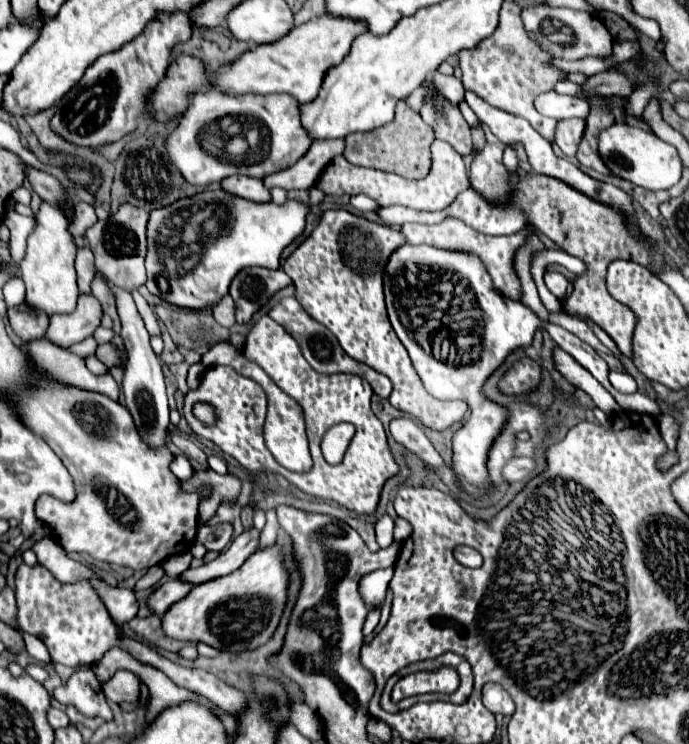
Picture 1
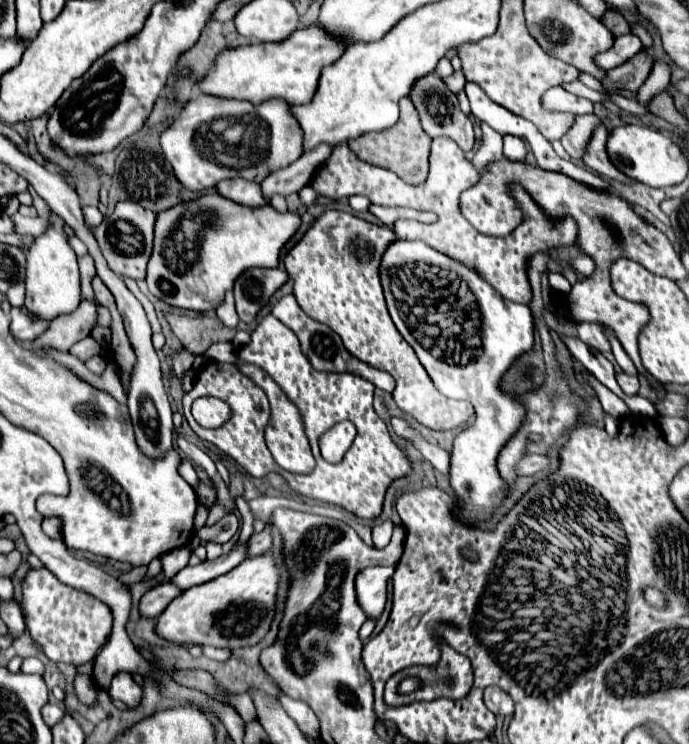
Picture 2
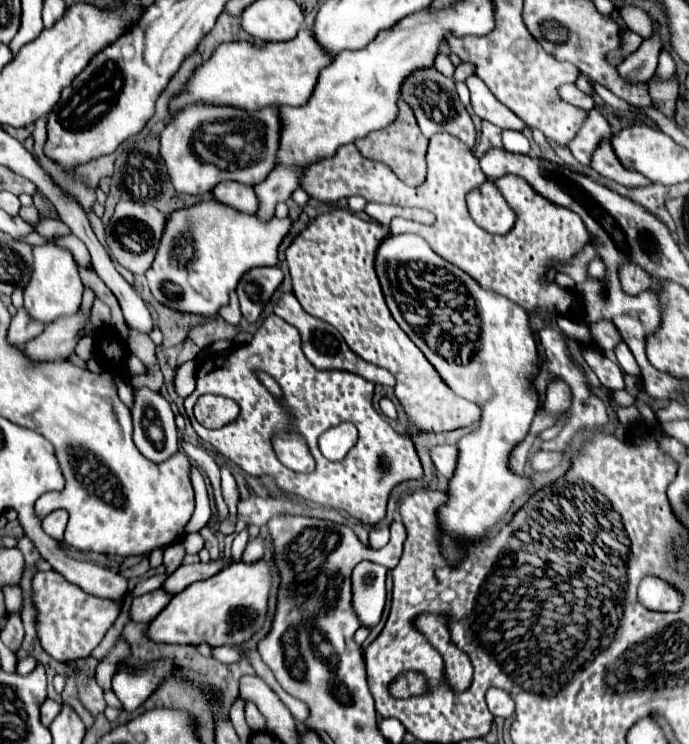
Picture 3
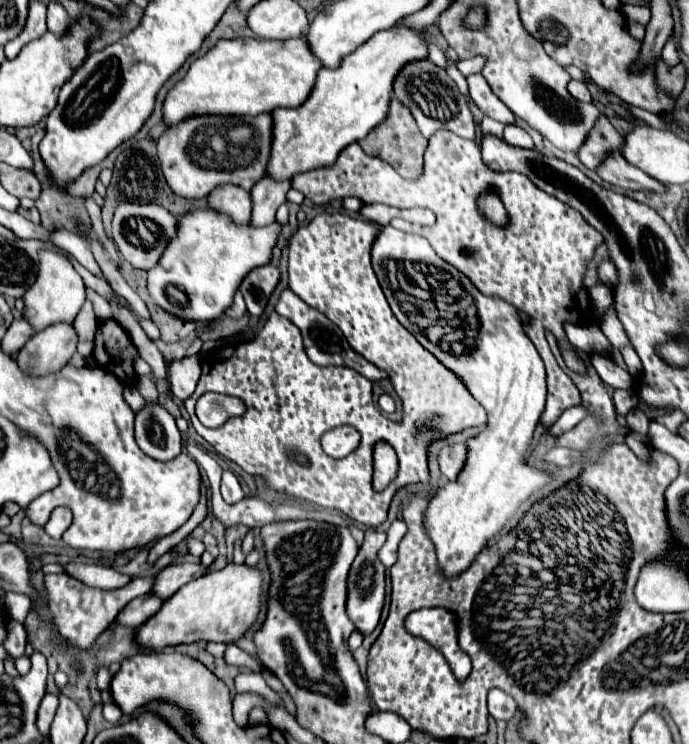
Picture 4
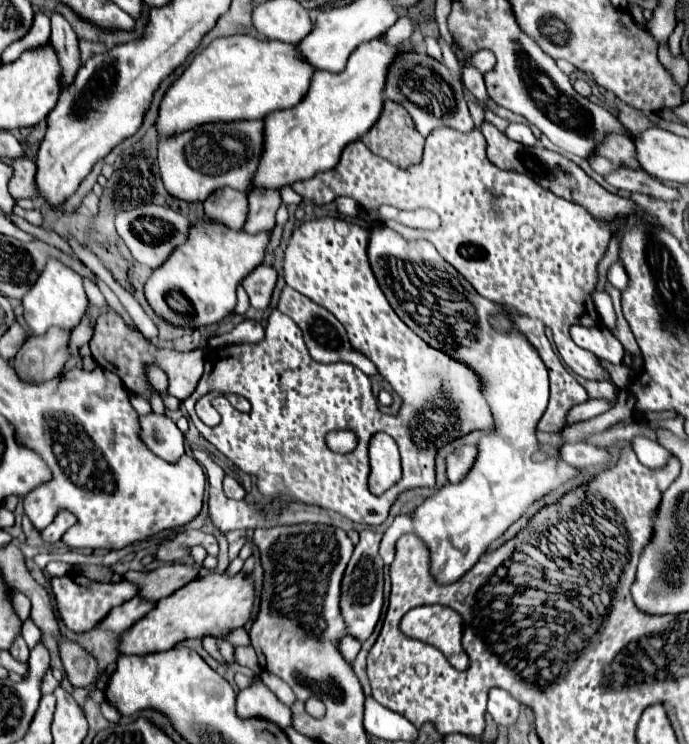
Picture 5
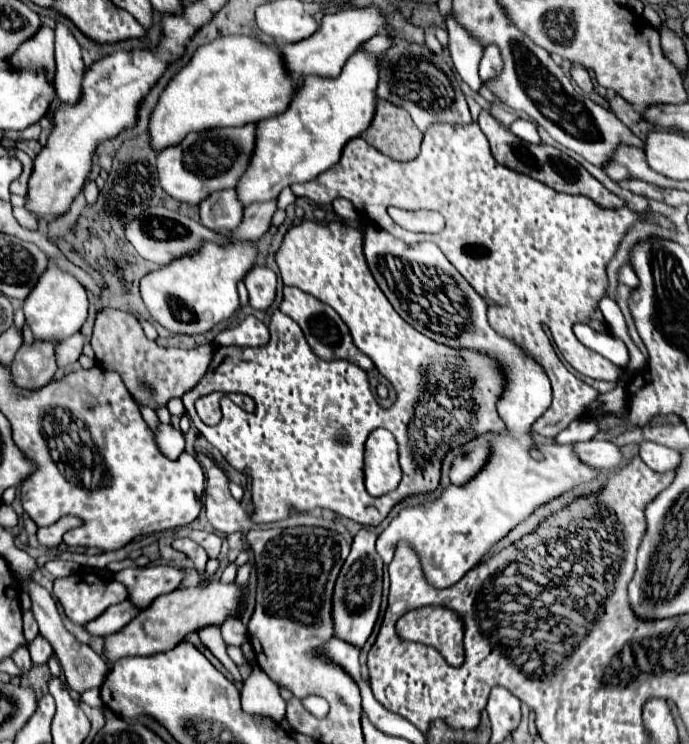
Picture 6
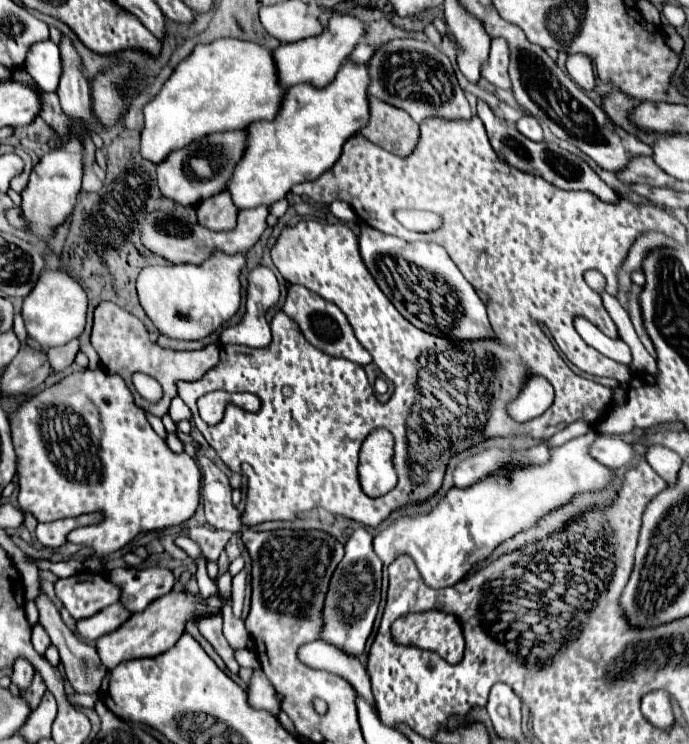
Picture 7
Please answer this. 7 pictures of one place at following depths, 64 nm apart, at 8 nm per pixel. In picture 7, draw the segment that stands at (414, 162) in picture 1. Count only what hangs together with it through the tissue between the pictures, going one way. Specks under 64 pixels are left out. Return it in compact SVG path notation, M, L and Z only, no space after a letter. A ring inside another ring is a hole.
M374 96L368 98L370 98L368 100L370 120L360 130L360 134L392 154L408 156L418 142L418 124L406 112L402 114L400 108L376 100ZM402 116L404 116L404 132L402 132Z

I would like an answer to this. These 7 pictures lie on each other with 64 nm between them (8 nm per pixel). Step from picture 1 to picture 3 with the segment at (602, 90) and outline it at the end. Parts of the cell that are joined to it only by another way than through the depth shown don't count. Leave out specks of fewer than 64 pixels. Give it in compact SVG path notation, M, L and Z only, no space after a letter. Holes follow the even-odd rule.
M658 28L652 30L652 36L646 38L636 52L632 52L620 66L618 72L630 82L646 82L652 78L658 66L658 54L662 50L662 40Z

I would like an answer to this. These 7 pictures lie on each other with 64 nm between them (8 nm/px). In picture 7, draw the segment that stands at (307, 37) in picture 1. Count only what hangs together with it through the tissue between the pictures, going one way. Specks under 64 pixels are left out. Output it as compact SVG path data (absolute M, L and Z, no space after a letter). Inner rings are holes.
M234 38L198 44L192 54L178 64L158 96L144 106L140 156L152 164L160 164L170 152L186 148L192 140L216 132L244 130L258 120L272 120L282 96L284 88L278 84L270 50Z

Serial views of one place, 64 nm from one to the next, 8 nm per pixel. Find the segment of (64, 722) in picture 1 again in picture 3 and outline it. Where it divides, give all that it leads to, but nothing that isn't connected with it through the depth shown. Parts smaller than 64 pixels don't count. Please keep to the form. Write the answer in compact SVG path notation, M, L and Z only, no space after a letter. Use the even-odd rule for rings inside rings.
M46 698L40 708L40 722L48 728L52 724L52 720L58 716L58 712L60 712L60 704L52 698Z

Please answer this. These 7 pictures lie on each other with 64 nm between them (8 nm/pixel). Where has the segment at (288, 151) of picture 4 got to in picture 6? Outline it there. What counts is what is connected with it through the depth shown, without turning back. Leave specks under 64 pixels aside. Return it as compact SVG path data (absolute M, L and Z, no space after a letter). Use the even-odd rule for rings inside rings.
M362 50L352 54L338 78L320 78L320 76L308 76L294 92L294 98L286 112L278 114L276 118L260 120L256 124L256 142L254 152L248 162L248 168L244 176L240 176L240 184L236 184L238 200L248 206L254 202L268 202L276 200L280 192L296 182L308 182L314 180L324 170L332 168L342 154L342 148L348 140L360 136L372 122L374 116L374 104L376 104L376 84L378 84L378 58L370 56Z

